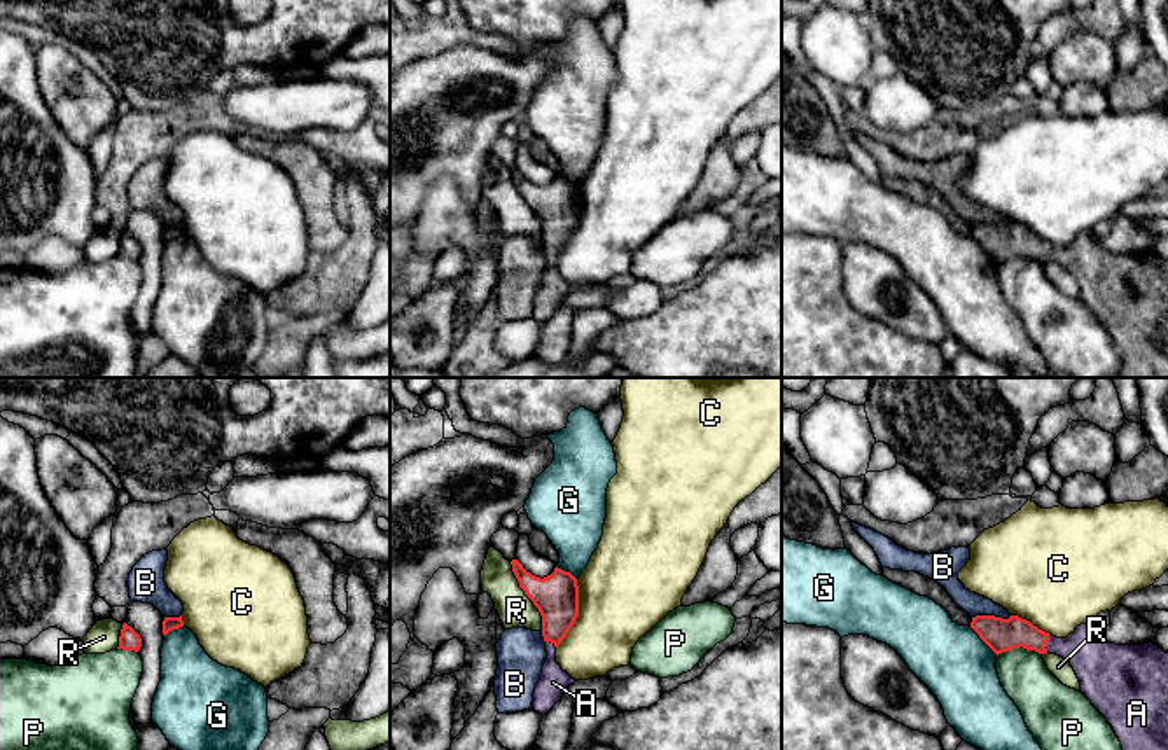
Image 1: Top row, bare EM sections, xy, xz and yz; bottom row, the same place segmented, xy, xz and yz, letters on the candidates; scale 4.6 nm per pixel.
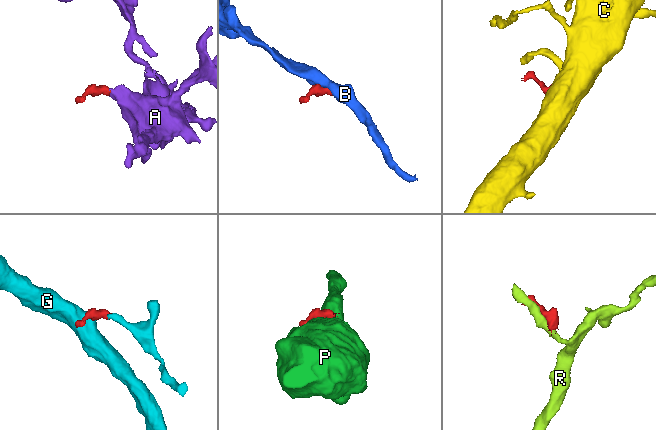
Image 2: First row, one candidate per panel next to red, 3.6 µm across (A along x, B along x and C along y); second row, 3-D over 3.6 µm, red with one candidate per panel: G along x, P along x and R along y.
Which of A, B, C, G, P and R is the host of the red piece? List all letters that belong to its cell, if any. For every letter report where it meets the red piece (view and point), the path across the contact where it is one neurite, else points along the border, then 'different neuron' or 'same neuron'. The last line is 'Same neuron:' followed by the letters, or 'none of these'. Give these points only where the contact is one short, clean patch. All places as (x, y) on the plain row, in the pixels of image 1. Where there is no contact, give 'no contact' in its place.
A: meets red in yz at (1046, 252); runs through yz (1001, 243), (1027, 243), (1046, 252), (1083, 257), (1097, 271); same neuron
B: meets red in yz at (992, 224); border along yz (1011, 224), (973, 226); different neuron
C: meets red in xz at (577, 222); border along xz (577, 189), (577, 226), (556, 257); different neuron
G: meets red in yz at (983, 249); border along yz (969, 235), (997, 263); different neuron
P: meets red in yz at (1018, 256); different neuron
R: meets red in xz at (527, 203); different neuron
Same neuron: A

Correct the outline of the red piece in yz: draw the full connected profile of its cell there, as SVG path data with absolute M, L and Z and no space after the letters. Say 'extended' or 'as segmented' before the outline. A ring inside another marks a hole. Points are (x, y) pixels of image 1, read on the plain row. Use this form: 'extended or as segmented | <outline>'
extended | M976 224L970 236L997 264L1023 255L1068 269L1081 290L1081 301L1107 327L1121 350L1119 378L1168 378L1168 260L1152 250L1109 252L1095 233L1081 233L1067 247L1056 247L1018 224L1009 227Z

